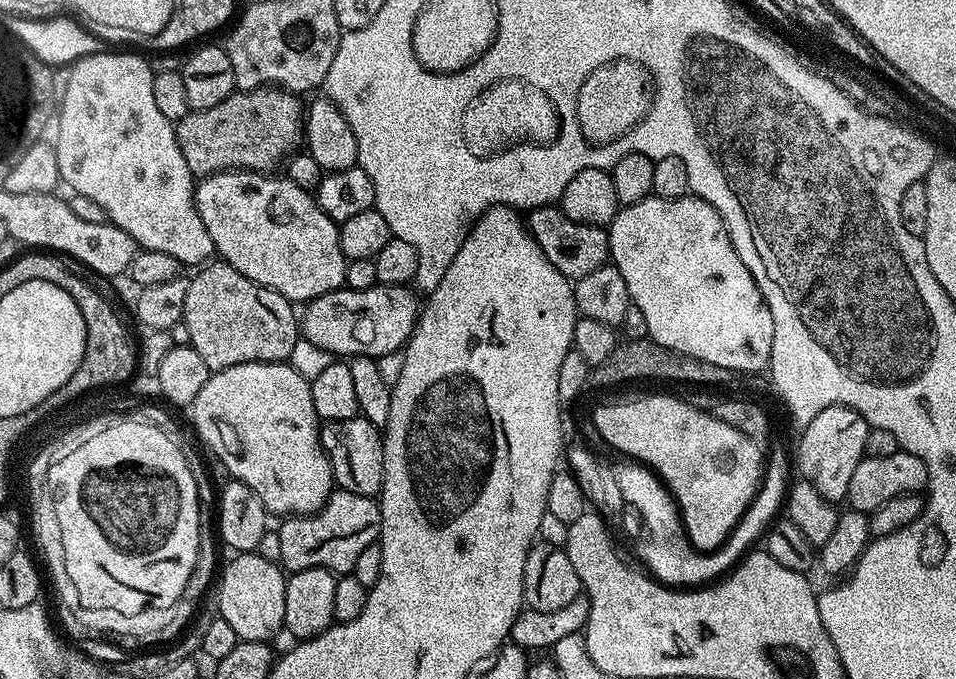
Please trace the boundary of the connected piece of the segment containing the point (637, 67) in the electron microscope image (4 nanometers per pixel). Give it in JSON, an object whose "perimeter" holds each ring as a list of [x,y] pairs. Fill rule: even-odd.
{"perimeter":[[[608,56],[608,60],[600,60],[602,64],[592,64],[580,80],[576,80],[576,100],[572,100],[572,116],[576,116],[576,128],[580,128],[580,140],[592,148],[592,152],[600,152],[600,148],[612,148],[612,144],[620,144],[624,136],[632,136],[648,116],[652,116],[652,108],[656,108],[656,100],[660,100],[660,80],[656,80],[656,72],[652,72],[652,64],[644,64],[640,56]]]}

